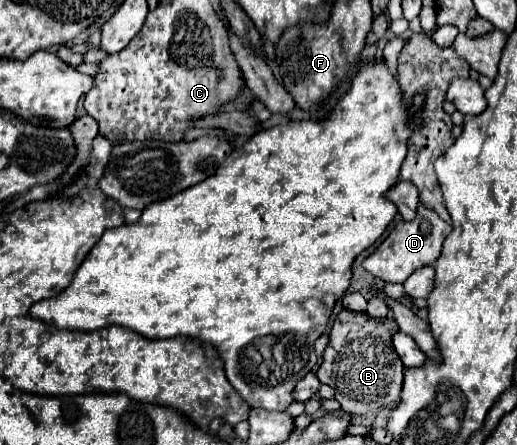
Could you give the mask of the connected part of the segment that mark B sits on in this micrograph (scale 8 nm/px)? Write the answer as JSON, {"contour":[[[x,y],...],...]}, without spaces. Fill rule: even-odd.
{"contour":[[[341,310],[329,332],[329,344],[317,378],[335,390],[335,400],[349,414],[365,414],[399,400],[403,386],[403,362],[391,346],[391,336],[399,330],[393,318],[371,318],[365,312]]]}

